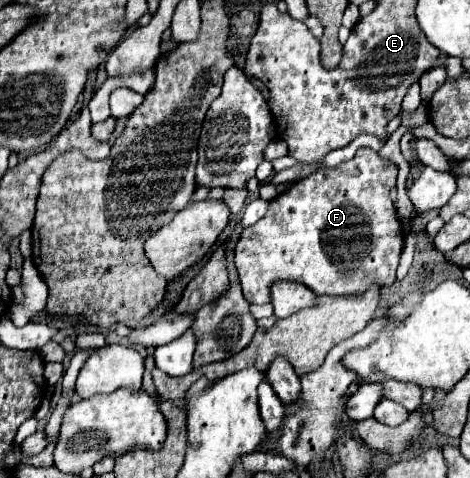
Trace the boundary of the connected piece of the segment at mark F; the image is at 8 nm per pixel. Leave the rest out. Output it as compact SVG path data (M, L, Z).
M362 147L350 161L336 169L318 169L274 197L266 215L242 233L234 249L236 269L246 301L268 303L268 287L278 279L302 283L316 295L354 295L374 283L392 285L396 281L396 267L404 243L404 233L400 235L400 223L390 199L396 179L398 167L394 163L388 163L370 147Z

